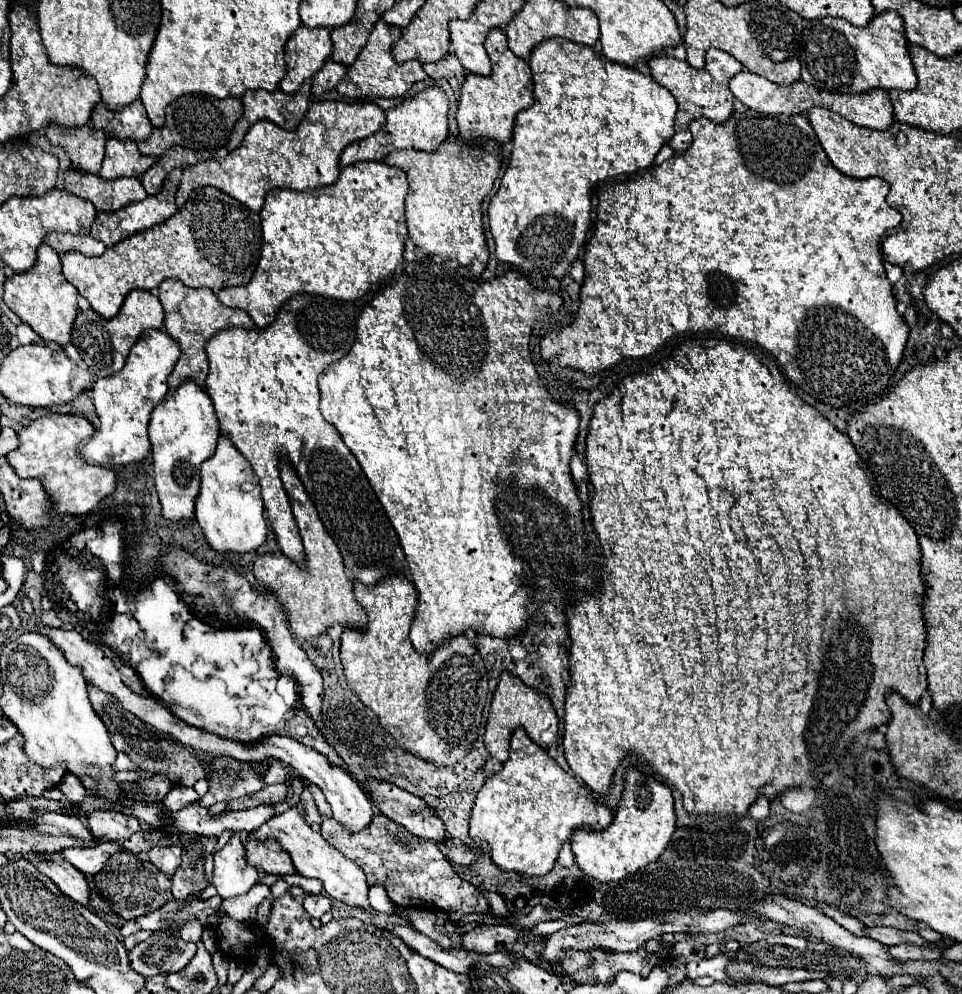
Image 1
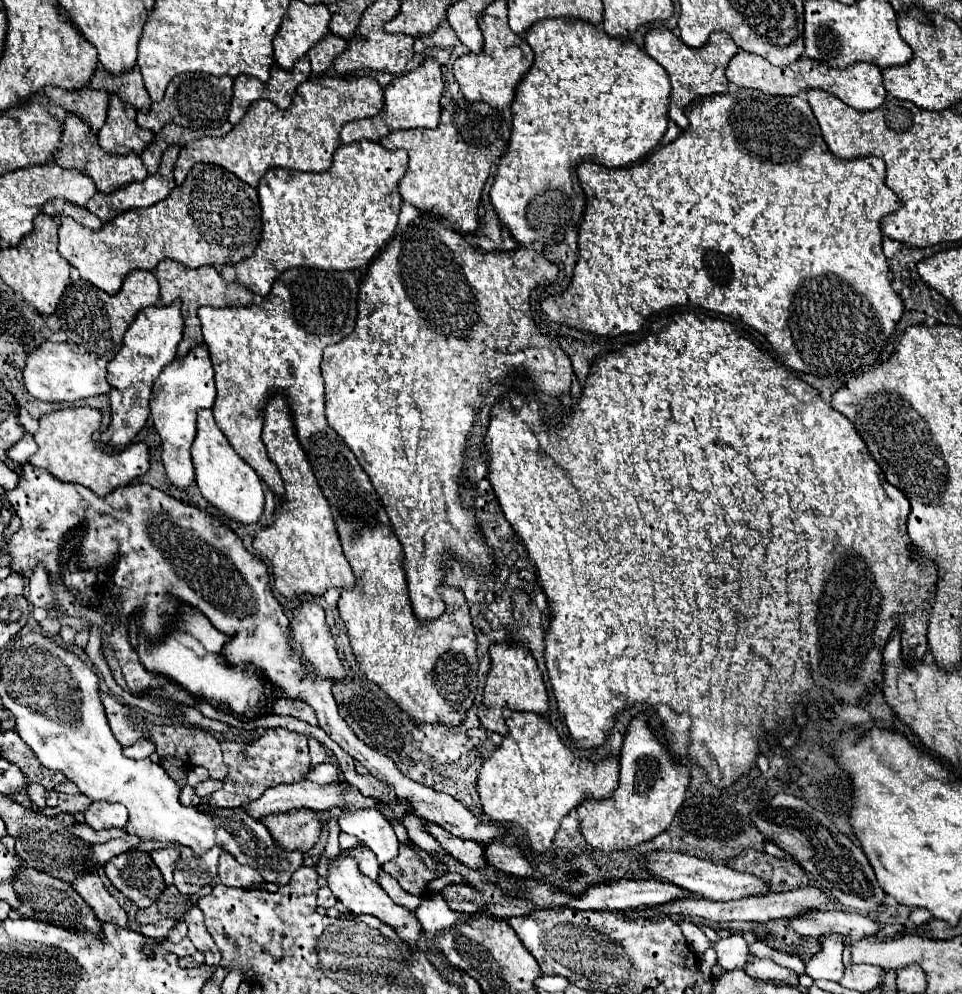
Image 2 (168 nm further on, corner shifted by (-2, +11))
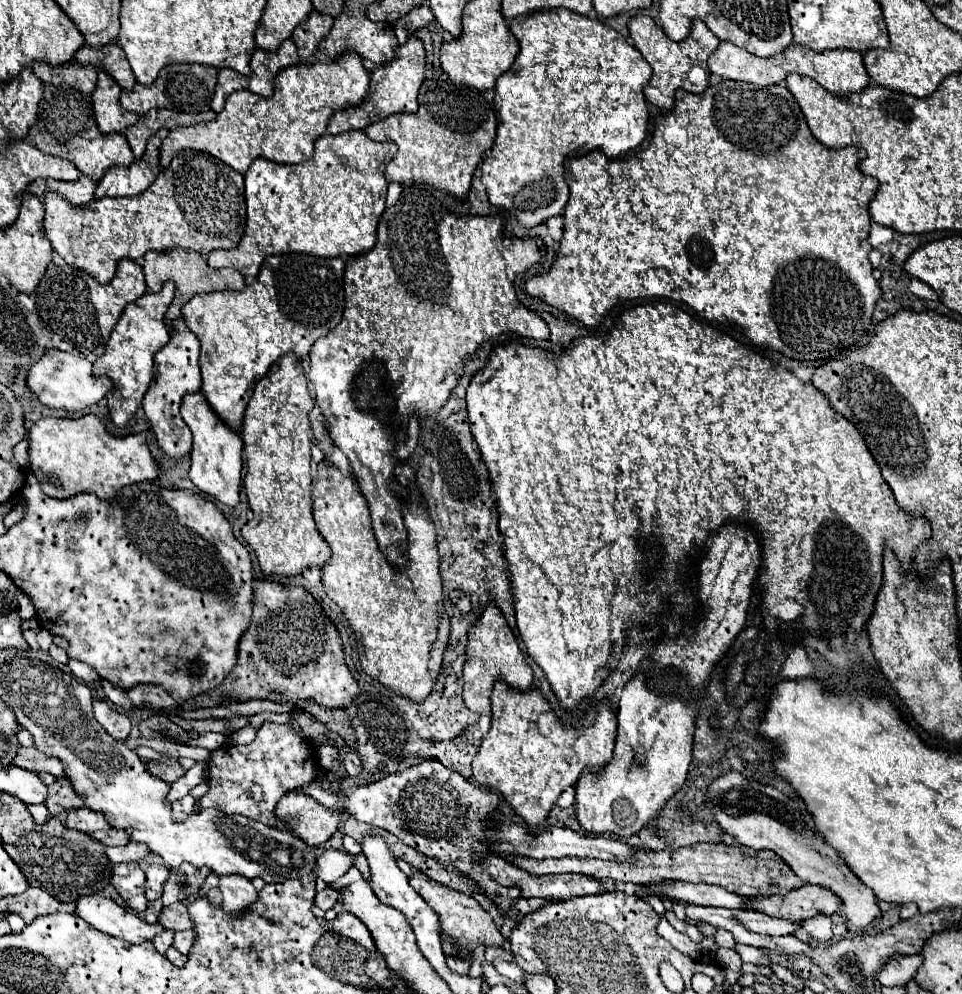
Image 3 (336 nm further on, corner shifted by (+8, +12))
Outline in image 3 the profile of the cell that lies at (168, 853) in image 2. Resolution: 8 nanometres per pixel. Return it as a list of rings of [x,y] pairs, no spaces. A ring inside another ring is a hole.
[[[150,865],[146,869],[146,897],[148,901],[160,899],[162,883],[168,879],[168,867],[164,865]]]

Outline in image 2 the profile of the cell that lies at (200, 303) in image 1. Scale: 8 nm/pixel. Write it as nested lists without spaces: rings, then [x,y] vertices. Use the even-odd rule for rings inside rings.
[[[164,258],[156,266],[156,278],[160,282],[160,298],[164,304],[174,302],[176,298],[182,300],[182,318],[184,318],[184,338],[178,344],[178,358],[186,356],[190,348],[202,344],[202,334],[200,334],[200,320],[196,316],[198,306],[246,306],[252,304],[254,294],[236,282],[226,282],[222,280],[220,272],[214,266],[200,266],[200,268],[186,268],[184,264],[176,260]]]

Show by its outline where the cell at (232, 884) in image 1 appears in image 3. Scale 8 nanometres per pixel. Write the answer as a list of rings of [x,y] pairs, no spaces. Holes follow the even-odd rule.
[[[222,875],[220,877],[220,891],[222,891],[222,907],[226,913],[240,913],[250,903],[256,901],[258,891],[254,889],[250,879],[244,879],[242,875]]]

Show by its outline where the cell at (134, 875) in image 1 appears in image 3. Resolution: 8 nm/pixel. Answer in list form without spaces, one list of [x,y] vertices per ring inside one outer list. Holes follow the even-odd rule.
[[[120,863],[114,865],[110,885],[118,891],[118,895],[126,901],[126,905],[138,913],[142,913],[148,905],[148,899],[144,895],[146,887],[146,875],[140,869],[138,863]]]

